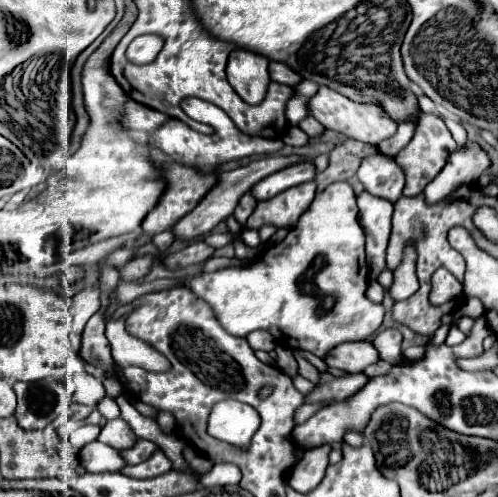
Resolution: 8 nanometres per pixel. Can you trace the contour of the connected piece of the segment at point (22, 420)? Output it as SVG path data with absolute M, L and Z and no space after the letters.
M37 381L37 383L13 383L17 395L15 419L27 431L43 429L59 415L55 399L55 383Z

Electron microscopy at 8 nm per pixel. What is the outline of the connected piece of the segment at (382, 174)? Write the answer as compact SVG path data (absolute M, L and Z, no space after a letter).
M375 153L367 159L363 159L363 163L357 171L357 177L363 183L365 191L375 197L383 197L387 201L397 203L403 193L403 183L405 183L403 171L387 155Z

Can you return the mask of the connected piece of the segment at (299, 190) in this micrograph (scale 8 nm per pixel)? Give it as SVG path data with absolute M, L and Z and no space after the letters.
M303 183L297 187L291 187L283 193L279 193L273 199L259 201L251 217L247 219L247 227L259 229L261 225L275 225L275 227L285 227L291 229L303 215L303 211L311 205L315 197L315 183Z

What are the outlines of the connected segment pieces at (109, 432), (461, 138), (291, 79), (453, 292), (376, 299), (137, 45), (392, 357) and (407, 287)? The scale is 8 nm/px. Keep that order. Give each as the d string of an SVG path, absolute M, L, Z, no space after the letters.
M119 417L119 419L113 419L113 421L107 421L107 425L101 429L99 437L97 437L101 443L113 447L113 449L127 449L131 445L135 445L137 437L135 433L131 431L131 427Z
M445 121L445 125L449 127L449 131L451 131L453 139L457 141L458 147L464 147L469 143L469 139L467 139L467 131L465 131L465 127L463 127L459 121Z
M271 61L269 63L269 73L271 73L271 79L277 81L277 83L285 83L289 87L295 87L297 83L301 83L303 77L299 77L299 73L295 73L293 69L287 69L287 65L279 63L279 61Z
M437 269L433 273L433 289L429 293L429 301L433 305L443 305L455 297L461 295L461 283L447 271L447 269Z
M369 281L365 295L374 303L381 303L385 296L385 289L377 281Z
M142 35L131 42L127 51L125 51L125 55L129 57L131 63L145 65L145 63L151 63L157 57L157 53L161 51L163 45L164 40L158 35Z
M381 331L373 343L383 361L397 363L401 359L401 341L403 341L403 335L399 331Z
M405 259L395 269L395 281L393 281L389 293L395 301L403 301L403 299L411 297L417 289L419 289L419 281L417 281L417 275L415 275L415 261Z

